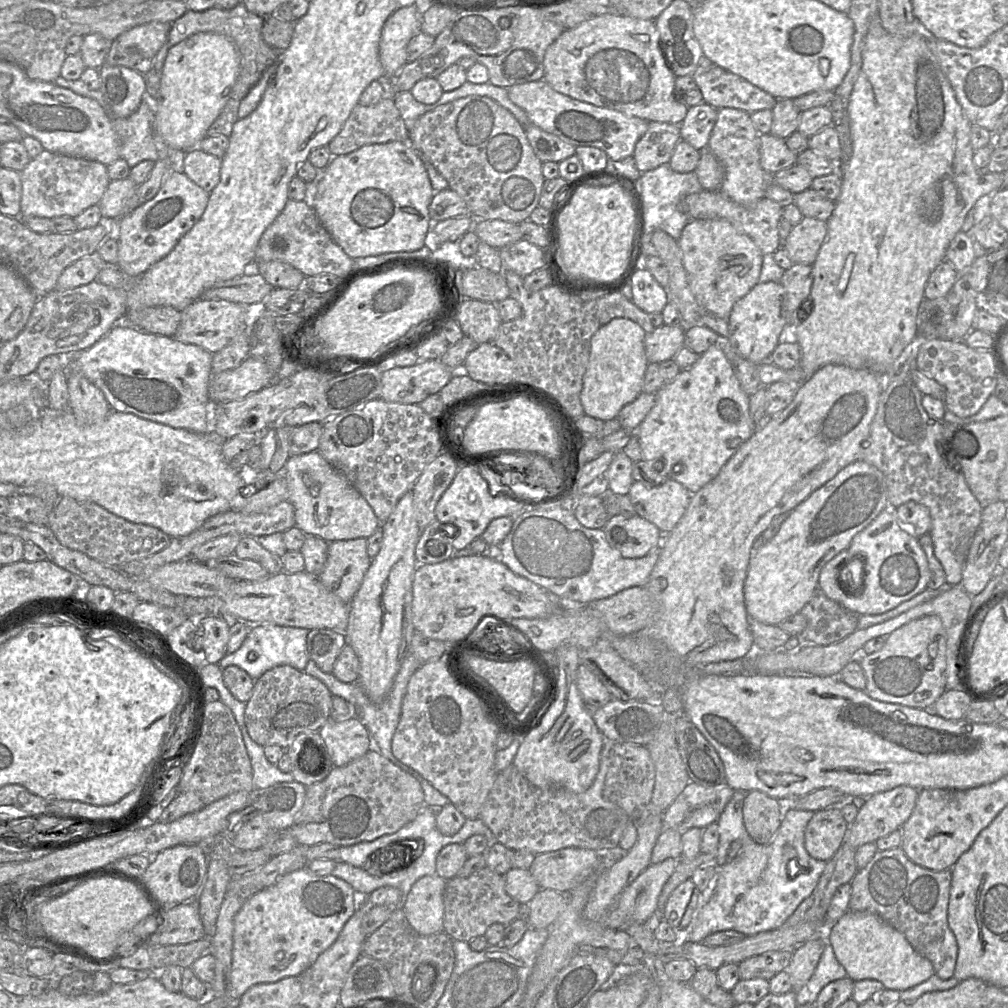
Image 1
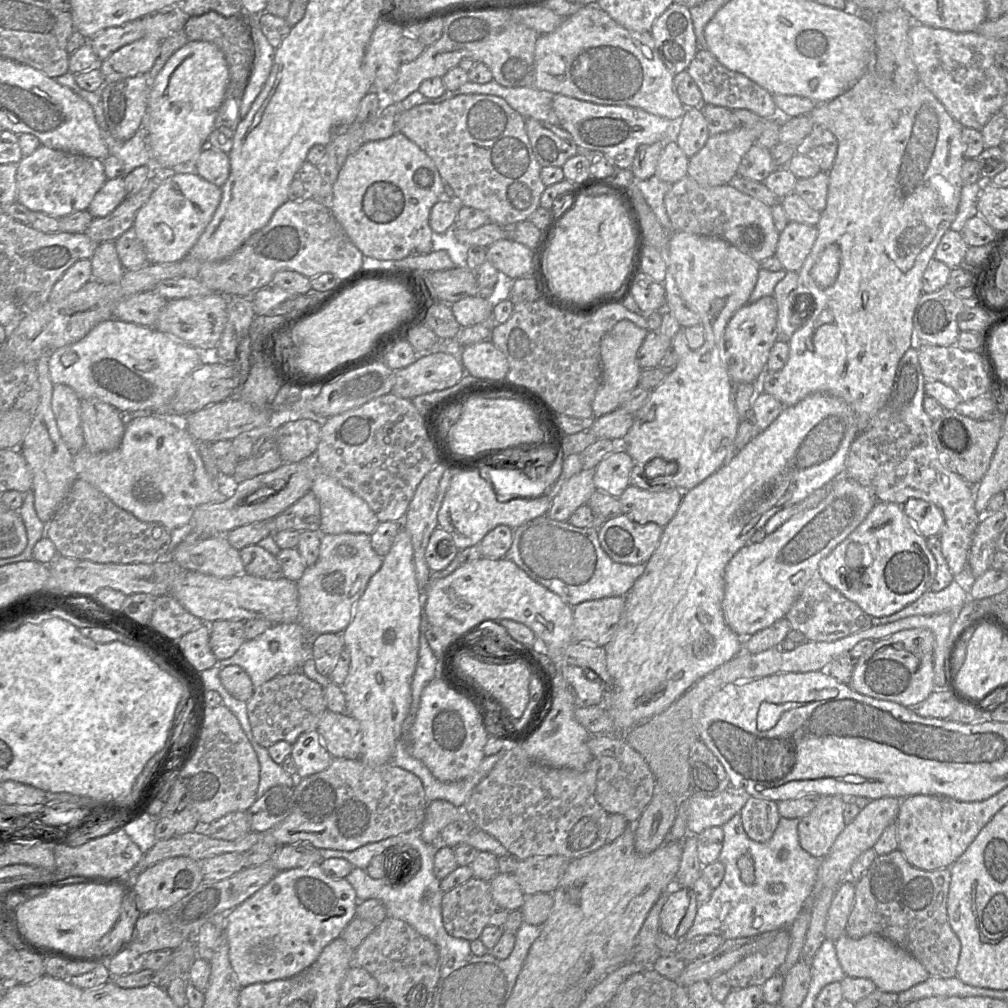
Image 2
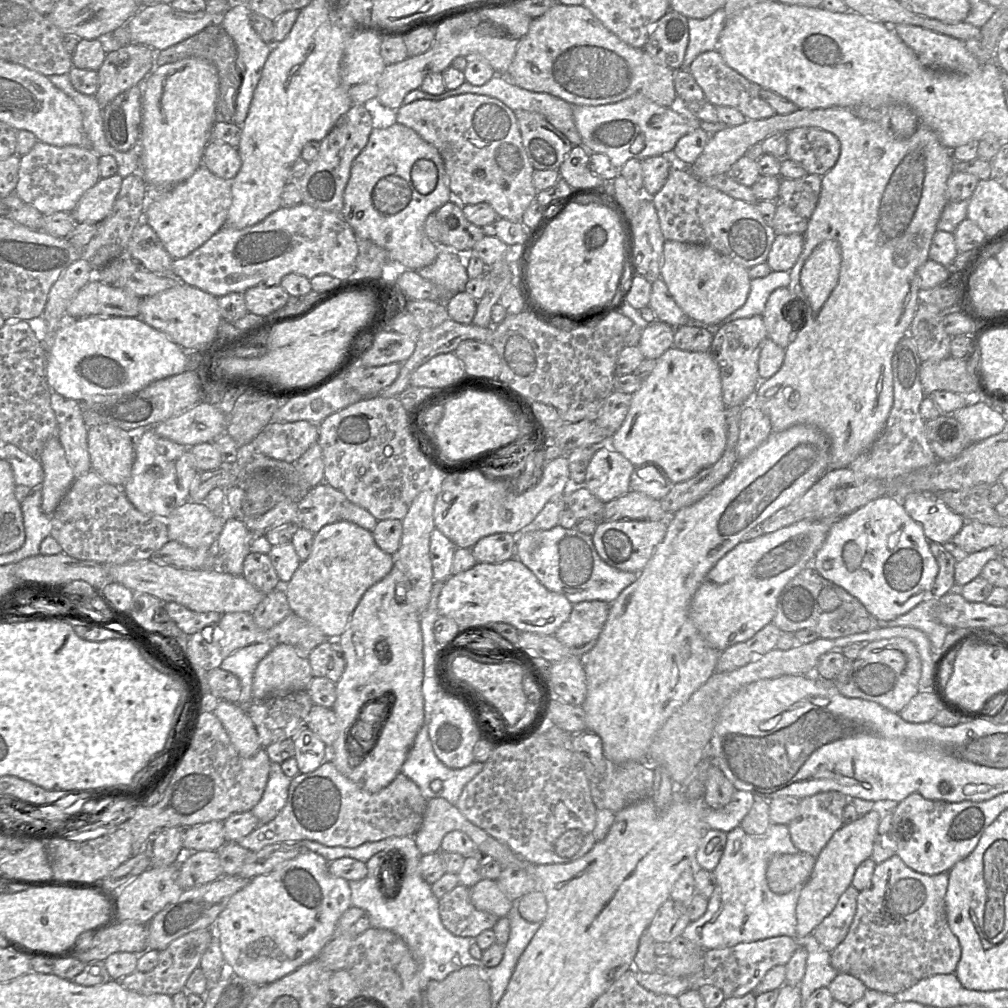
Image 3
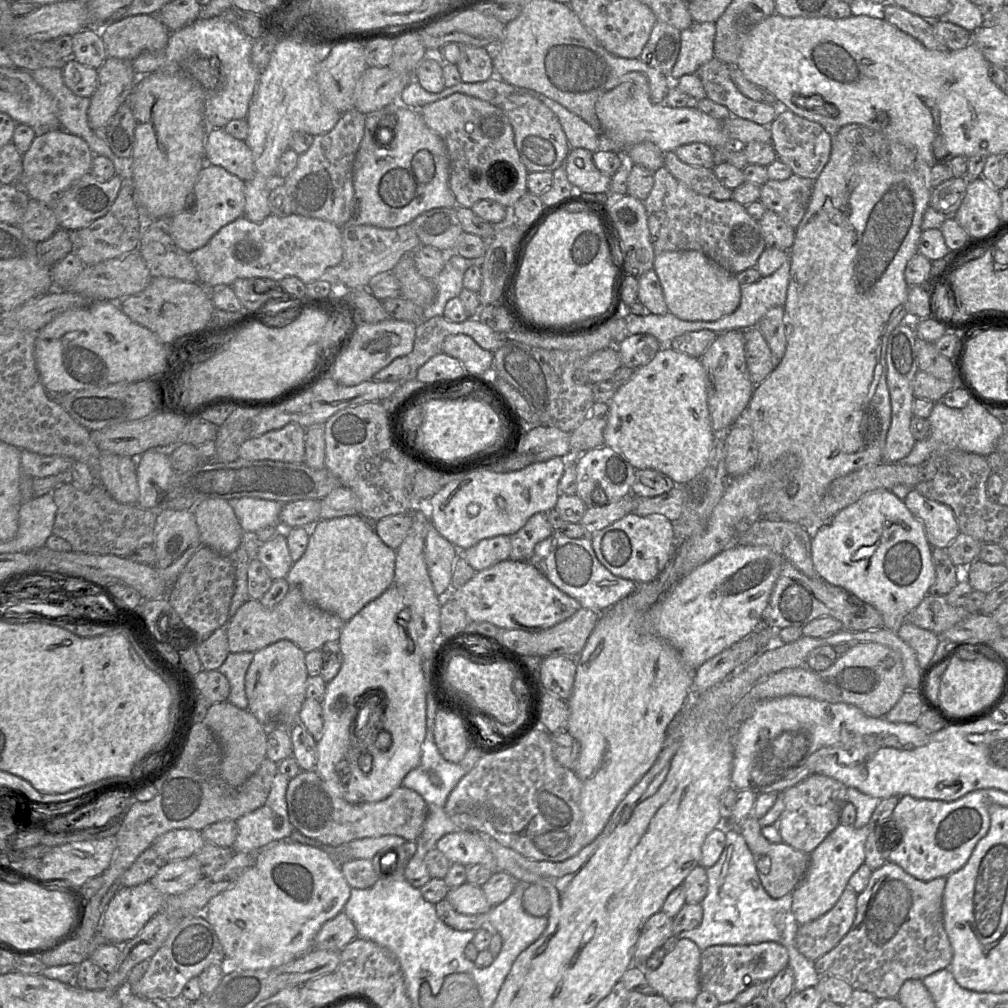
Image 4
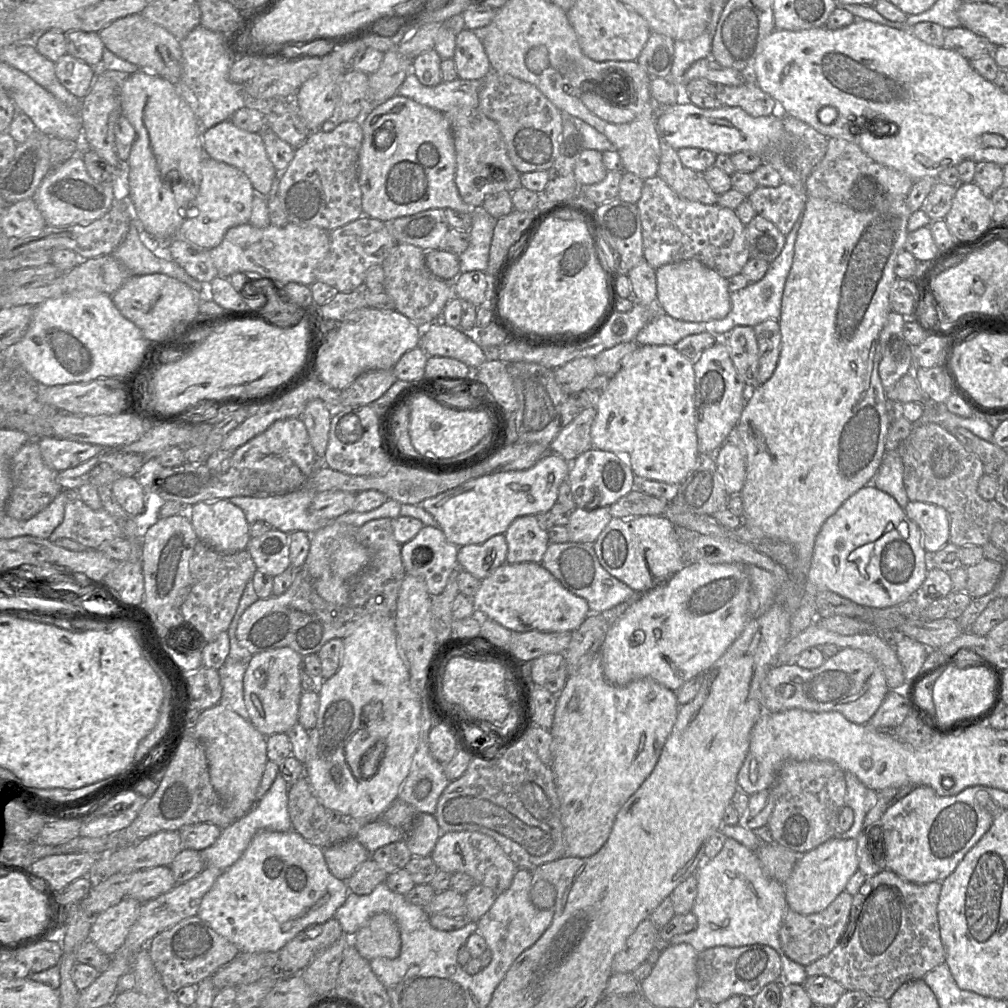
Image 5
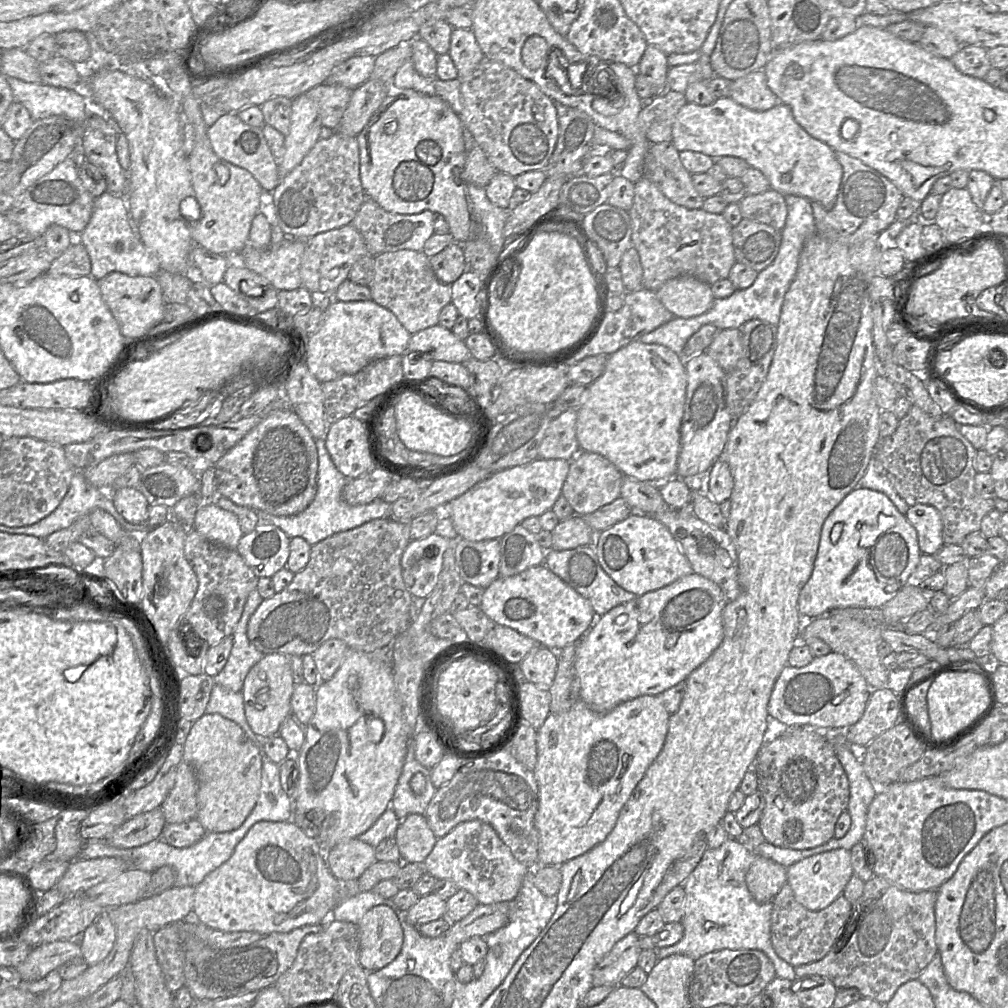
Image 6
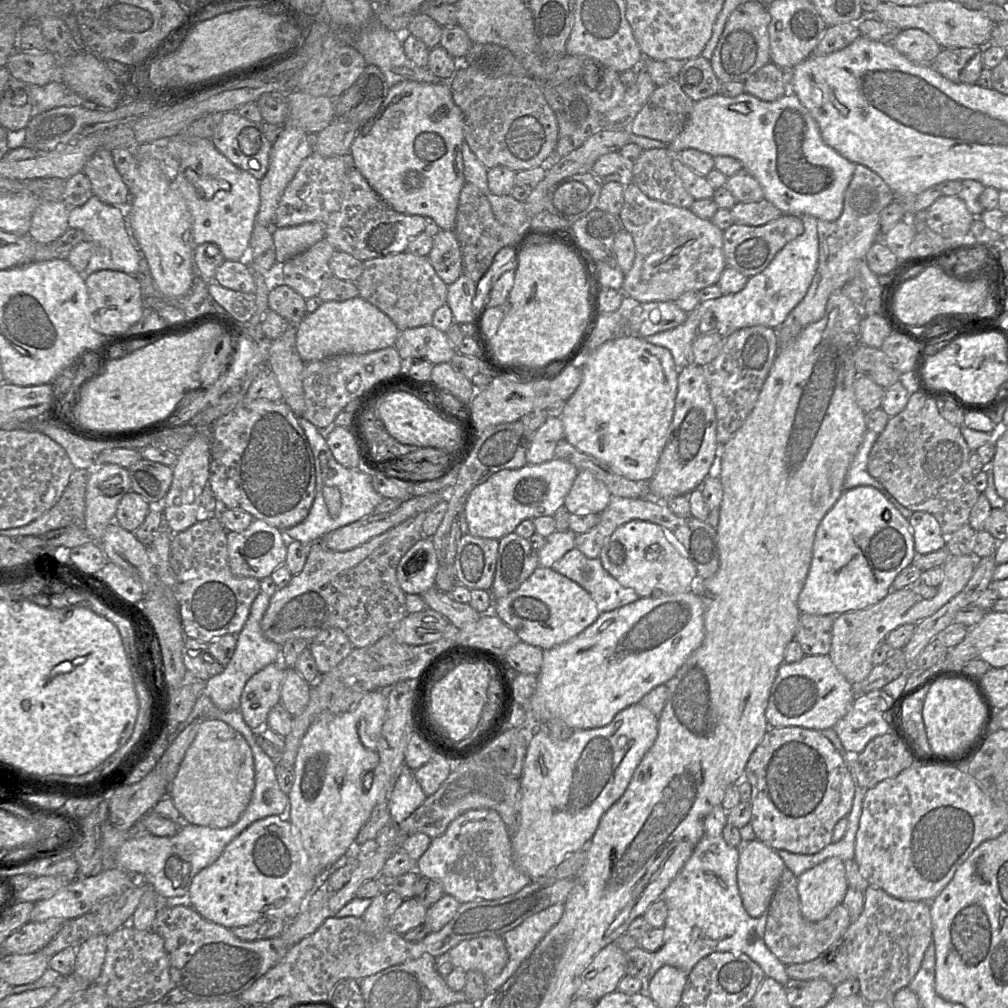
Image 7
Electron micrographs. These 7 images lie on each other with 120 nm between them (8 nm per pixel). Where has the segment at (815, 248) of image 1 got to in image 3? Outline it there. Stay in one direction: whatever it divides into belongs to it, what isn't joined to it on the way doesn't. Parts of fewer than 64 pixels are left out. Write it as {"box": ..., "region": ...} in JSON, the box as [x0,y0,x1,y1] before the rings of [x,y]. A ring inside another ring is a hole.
{"box":[766,234,803,271],"region":[[[803,234],[776,235],[766,263],[772,271],[791,270],[803,248]]]}

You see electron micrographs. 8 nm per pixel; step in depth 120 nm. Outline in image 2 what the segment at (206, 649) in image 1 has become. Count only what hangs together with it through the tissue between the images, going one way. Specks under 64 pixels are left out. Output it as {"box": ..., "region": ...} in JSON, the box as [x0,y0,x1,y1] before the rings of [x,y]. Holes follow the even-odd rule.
{"box":[210,620,246,661],"region":[[[219,620],[210,624],[210,648],[218,661],[232,657],[246,641],[244,622]]]}

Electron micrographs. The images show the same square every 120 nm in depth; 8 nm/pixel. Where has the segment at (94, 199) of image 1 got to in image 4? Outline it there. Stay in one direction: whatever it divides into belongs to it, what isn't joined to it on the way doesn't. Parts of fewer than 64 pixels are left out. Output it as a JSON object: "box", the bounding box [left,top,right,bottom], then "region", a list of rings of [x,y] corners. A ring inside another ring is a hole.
{"box":[20,127,93,209],"region":[[[61,127],[37,133],[30,148],[23,154],[20,186],[29,195],[53,209],[55,200],[74,181],[91,173],[93,152],[81,137]]]}

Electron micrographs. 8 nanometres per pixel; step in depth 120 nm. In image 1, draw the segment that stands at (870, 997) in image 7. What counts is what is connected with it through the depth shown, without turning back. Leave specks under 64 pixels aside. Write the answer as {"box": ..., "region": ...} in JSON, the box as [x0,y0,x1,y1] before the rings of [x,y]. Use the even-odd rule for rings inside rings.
{"box":[849,846,958,980],"region":[[[899,846],[877,851],[868,864],[858,869],[851,881],[849,910],[870,912],[901,932],[914,950],[927,958],[933,965],[935,974],[947,980],[953,977],[958,946],[954,933],[948,925],[948,902],[950,897],[951,870],[932,871],[912,862]]]}

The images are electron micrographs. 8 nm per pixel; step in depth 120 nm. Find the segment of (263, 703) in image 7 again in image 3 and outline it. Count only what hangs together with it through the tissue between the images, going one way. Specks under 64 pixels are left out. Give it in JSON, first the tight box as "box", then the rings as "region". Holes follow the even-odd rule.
{"box":[252,643,312,701],"region":[[[280,643],[258,663],[252,682],[252,701],[259,701],[269,696],[286,695],[307,689],[312,676],[308,658],[301,657],[289,644]]]}

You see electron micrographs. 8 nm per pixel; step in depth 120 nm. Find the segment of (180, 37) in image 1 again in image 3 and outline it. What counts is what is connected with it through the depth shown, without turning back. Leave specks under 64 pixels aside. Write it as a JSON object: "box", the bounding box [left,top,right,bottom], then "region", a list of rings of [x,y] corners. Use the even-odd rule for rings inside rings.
{"box":[153,24,242,122],"region":[[[211,24],[201,32],[177,43],[164,50],[157,51],[156,62],[154,57],[153,71],[158,67],[179,61],[184,58],[196,57],[212,63],[218,72],[218,93],[215,107],[216,122],[231,122],[236,111],[236,101],[242,83],[242,70],[237,63],[238,51],[232,37],[220,24]]]}

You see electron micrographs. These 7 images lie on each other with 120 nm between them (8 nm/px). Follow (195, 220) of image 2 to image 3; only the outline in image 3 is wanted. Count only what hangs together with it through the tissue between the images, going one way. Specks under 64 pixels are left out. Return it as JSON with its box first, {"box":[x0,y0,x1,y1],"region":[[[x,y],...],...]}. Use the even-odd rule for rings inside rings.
{"box":[144,168,232,259],"region":[[[198,168],[191,177],[152,201],[146,207],[144,222],[153,228],[164,248],[173,259],[188,256],[225,225],[232,204],[231,182],[232,180],[225,180],[214,175],[207,168]]]}

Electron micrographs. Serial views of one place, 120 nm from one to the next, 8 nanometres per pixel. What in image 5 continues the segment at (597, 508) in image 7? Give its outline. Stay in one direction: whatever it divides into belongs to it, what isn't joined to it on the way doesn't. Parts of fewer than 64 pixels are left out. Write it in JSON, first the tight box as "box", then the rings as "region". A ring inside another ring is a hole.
{"box":[567,448,638,509],"region":[[[591,448],[570,463],[567,481],[573,494],[576,507],[595,509],[610,507],[613,503],[635,489],[638,479],[627,459],[611,451]]]}

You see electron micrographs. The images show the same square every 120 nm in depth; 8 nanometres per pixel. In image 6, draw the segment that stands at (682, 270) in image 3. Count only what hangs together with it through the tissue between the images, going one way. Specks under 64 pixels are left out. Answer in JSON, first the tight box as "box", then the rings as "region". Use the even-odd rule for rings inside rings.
{"box":[655,275,715,318],"region":[[[687,275],[666,281],[655,293],[666,309],[678,318],[701,315],[715,300],[711,285]]]}

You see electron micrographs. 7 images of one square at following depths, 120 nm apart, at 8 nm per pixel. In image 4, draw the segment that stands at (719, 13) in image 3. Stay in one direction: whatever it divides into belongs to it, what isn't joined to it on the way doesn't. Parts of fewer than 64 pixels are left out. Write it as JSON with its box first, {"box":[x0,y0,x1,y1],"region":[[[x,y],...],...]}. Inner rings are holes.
{"box":[669,22,716,82],"region":[[[713,22],[696,23],[681,31],[680,51],[675,65],[669,73],[672,82],[697,69],[714,58],[716,26]]]}

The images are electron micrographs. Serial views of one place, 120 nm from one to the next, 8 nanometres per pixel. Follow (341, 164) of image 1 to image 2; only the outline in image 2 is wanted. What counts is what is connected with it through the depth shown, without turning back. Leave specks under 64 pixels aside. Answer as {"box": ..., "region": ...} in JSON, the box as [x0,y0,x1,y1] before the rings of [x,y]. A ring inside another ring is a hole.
{"box":[330,132,450,260],"region":[[[397,132],[387,139],[364,143],[356,152],[347,157],[333,185],[330,210],[345,233],[364,256],[379,260],[401,260],[407,256],[427,254],[432,251],[433,230],[430,227],[429,218],[433,205],[439,200],[450,199],[444,193],[444,180],[441,177],[434,161],[417,144],[409,140],[401,132]]]}

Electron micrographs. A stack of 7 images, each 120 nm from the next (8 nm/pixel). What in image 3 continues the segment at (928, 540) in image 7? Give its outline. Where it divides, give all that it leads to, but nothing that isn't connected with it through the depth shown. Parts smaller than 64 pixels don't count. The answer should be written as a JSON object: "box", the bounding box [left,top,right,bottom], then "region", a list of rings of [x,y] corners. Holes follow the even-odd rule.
{"box":[901,493,966,545],"region":[[[910,493],[901,502],[907,514],[922,526],[929,542],[951,545],[966,522],[933,495]]]}

